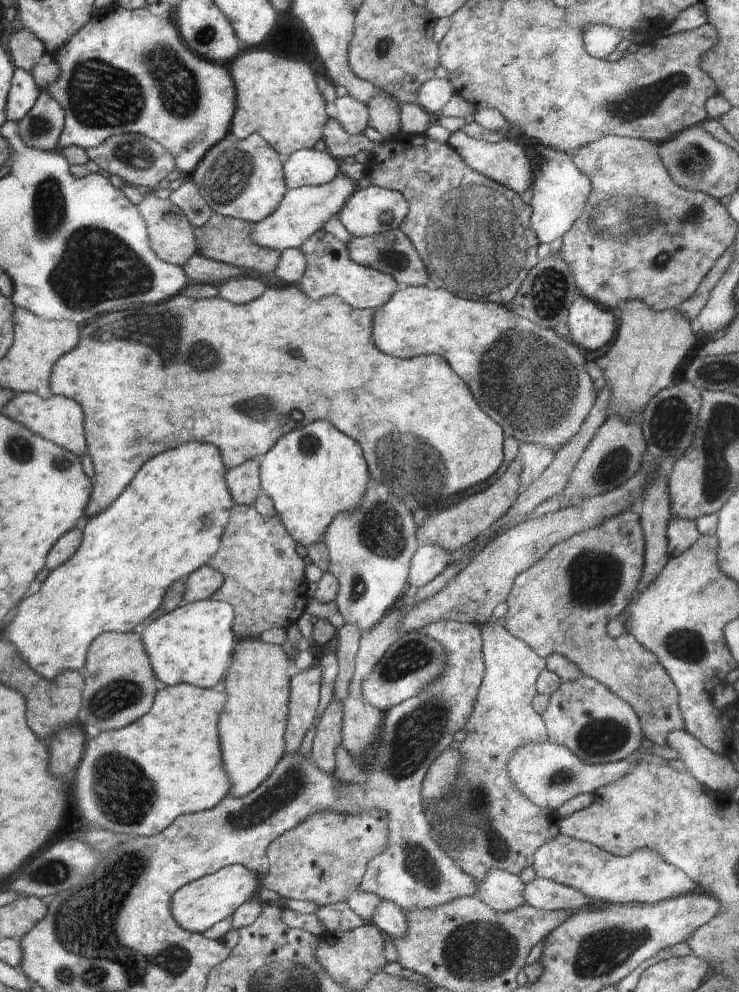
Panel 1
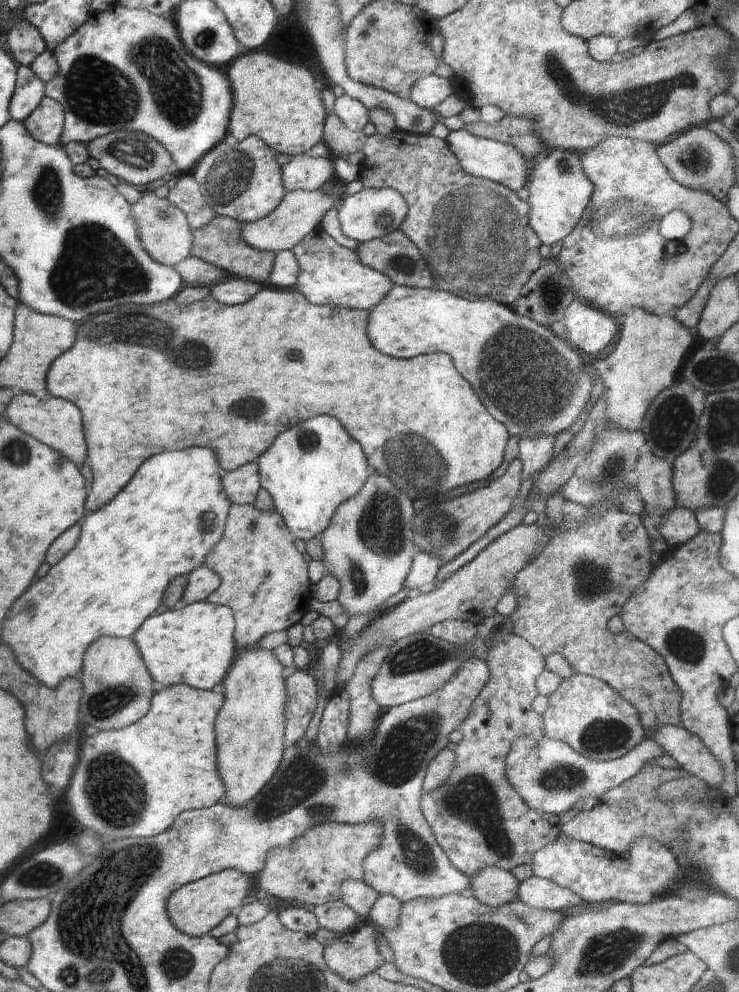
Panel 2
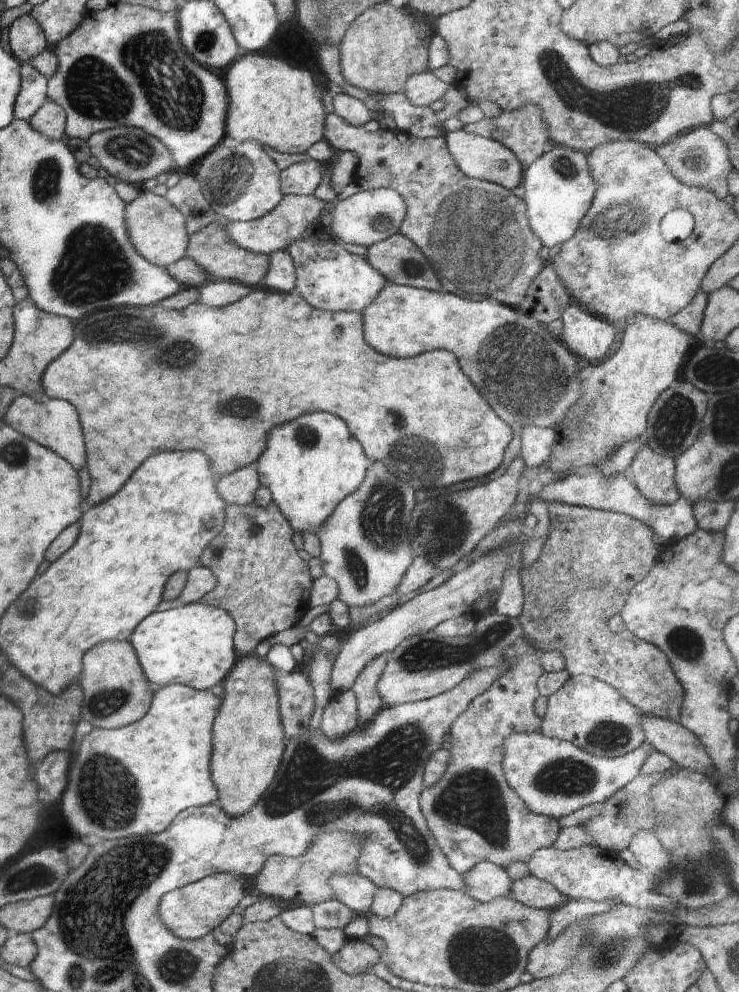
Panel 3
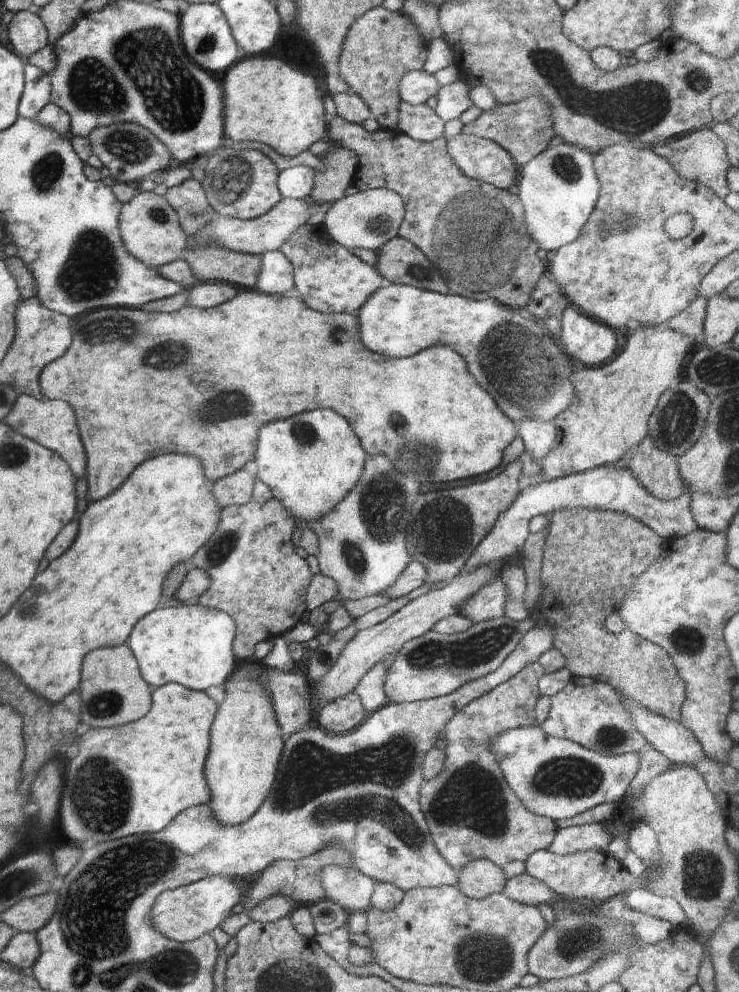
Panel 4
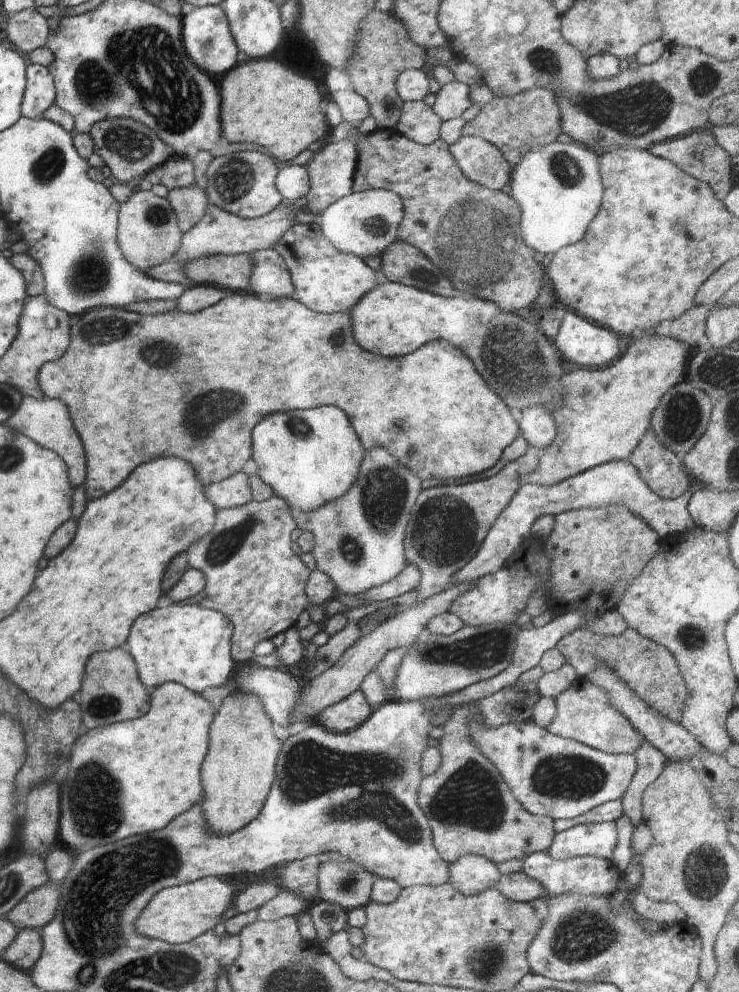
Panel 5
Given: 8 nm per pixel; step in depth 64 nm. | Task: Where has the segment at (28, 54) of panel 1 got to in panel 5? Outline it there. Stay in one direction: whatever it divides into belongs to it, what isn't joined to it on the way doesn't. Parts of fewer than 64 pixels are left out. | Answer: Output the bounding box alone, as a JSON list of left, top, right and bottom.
[7,7,50,54]

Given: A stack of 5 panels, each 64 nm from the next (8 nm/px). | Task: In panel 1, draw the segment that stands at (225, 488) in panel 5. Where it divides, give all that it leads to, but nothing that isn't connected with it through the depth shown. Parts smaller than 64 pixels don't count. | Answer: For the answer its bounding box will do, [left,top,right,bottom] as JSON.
[226,459,262,505]

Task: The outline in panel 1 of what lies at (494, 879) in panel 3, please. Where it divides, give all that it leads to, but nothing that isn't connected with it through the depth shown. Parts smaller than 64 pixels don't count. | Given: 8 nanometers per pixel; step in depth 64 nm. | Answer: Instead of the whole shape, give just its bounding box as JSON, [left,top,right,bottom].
[476,869,526,911]

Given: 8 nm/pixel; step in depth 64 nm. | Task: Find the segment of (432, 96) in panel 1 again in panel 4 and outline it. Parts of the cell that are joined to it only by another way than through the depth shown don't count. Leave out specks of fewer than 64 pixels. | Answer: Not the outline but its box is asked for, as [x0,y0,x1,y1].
[399,70,440,105]

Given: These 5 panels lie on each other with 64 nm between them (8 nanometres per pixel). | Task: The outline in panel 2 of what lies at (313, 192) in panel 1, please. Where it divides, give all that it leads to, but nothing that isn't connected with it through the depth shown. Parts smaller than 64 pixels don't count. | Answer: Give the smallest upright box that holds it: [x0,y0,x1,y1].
[241,180,345,254]

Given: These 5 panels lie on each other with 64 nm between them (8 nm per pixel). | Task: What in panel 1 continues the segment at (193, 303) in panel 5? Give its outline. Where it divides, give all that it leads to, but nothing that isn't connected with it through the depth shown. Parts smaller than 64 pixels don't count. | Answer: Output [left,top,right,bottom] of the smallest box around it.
[218,277,267,304]

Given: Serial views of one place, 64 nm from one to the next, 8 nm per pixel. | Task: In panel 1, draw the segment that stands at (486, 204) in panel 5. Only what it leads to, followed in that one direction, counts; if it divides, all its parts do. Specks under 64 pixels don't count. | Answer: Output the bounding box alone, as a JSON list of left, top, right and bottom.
[321,114,540,306]

